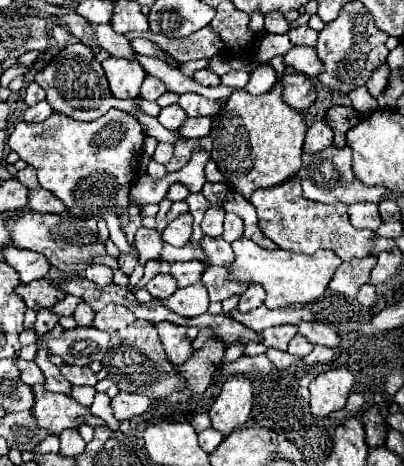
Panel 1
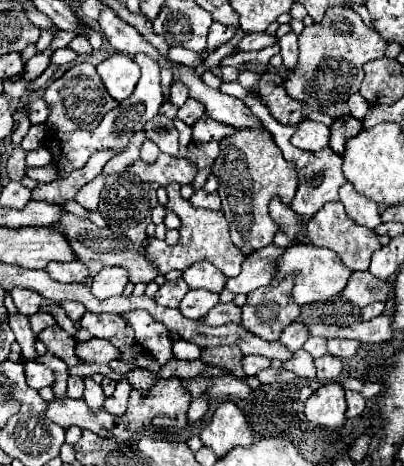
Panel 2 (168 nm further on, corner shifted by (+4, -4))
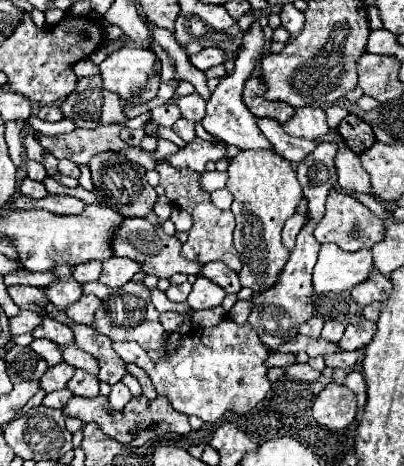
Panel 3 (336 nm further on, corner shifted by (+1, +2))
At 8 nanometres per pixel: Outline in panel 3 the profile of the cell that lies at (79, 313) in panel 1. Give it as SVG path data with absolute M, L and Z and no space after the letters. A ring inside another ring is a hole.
M59 265L59 267L55 267L55 271L57 271L57 275L59 275L59 283L47 287L45 293L47 293L49 301L51 301L57 309L65 311L65 309L69 309L69 305L73 305L75 301L79 301L79 297L81 297L83 293L81 293L79 283L71 277L71 267L69 267L69 265Z

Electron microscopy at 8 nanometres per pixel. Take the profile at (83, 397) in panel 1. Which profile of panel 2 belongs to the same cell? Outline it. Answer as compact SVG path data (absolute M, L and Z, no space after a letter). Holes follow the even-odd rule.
M46 351L44 355L38 355L38 363L44 363L44 365L48 365L52 371L54 371L54 375L56 375L56 383L54 383L54 395L56 397L64 397L64 389L66 389L66 379L68 379L68 365L62 361L62 359L58 359L56 355L52 355L50 351Z

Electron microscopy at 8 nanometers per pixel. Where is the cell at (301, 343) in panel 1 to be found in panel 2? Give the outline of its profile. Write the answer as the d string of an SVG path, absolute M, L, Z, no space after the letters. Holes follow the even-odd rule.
M310 337L306 343L304 343L304 349L312 355L312 357L322 357L328 353L326 349L326 339L324 337Z

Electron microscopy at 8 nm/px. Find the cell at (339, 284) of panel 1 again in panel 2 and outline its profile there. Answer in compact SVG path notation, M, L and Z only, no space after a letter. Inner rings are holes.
M354 271L350 277L350 283L342 291L342 295L354 303L356 307L366 307L374 301L386 301L388 299L388 283L374 277L370 271Z

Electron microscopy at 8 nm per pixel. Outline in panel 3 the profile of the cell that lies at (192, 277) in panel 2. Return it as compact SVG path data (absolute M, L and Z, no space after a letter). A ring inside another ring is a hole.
M209 261L205 265L201 265L201 273L203 277L207 277L209 281L221 285L227 293L239 293L241 285L239 285L239 277L235 271L231 271L225 263L221 261Z

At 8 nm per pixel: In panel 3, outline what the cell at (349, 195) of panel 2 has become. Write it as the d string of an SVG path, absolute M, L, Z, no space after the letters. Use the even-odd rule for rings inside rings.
M327 133L325 137L321 137L321 141L335 141L335 143L339 145L339 153L337 153L337 159L335 159L339 185L341 185L343 189L347 189L347 191L373 195L371 183L369 183L369 175L367 175L365 169L361 167L357 155L343 145L341 135L339 135L339 133Z

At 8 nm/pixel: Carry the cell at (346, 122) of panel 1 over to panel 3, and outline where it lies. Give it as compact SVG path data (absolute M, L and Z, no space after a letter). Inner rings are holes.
M347 115L347 117L341 121L341 125L337 127L337 133L343 137L345 145L347 145L353 153L363 153L363 151L367 151L367 149L373 145L373 141L375 141L375 135L373 135L371 127L369 127L363 119L359 119L359 117L355 117L355 115Z

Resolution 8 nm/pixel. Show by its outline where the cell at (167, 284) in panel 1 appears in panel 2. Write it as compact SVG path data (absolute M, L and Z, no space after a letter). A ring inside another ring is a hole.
M178 279L178 281L168 281L166 285L162 285L158 289L158 293L154 295L154 299L166 307L178 307L182 297L188 293L188 285L184 279Z

